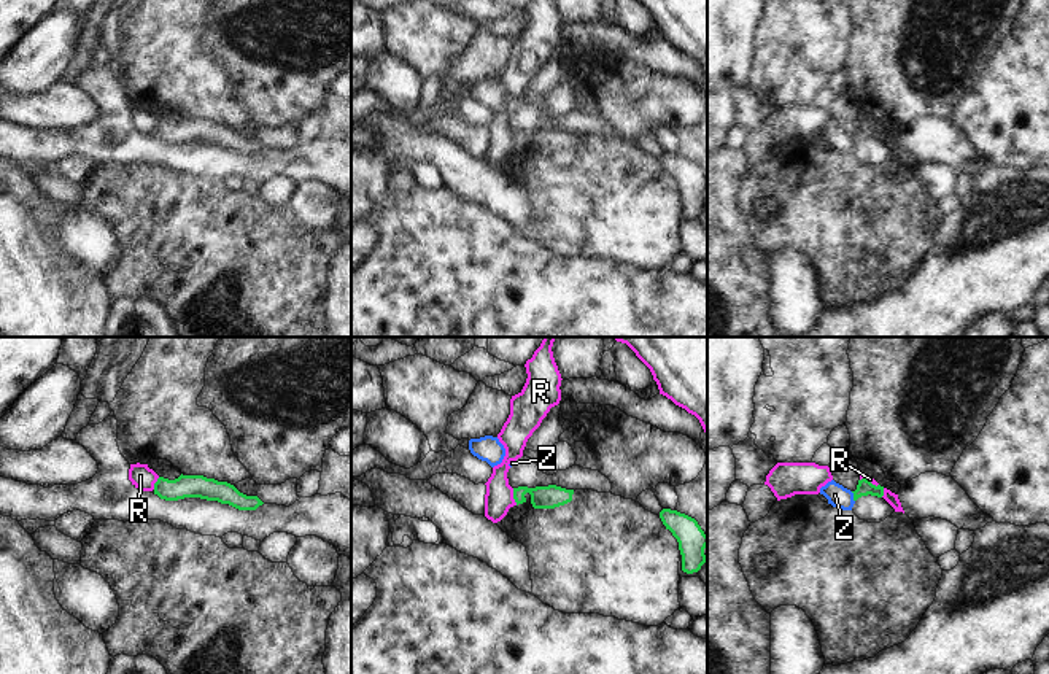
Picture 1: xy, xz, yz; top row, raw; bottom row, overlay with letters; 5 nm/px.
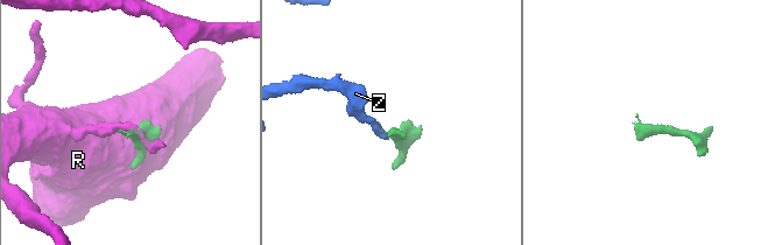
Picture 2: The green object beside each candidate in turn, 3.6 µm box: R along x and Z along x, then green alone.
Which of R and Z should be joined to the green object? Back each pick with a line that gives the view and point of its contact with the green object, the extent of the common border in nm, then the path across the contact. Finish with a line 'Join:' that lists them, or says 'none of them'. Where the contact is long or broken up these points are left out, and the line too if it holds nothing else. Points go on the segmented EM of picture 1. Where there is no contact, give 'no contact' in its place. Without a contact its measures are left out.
Z: contact yz (854, 496); length 60 nm; way yz (865, 487), (854, 496), (838, 496)
Join: Z

